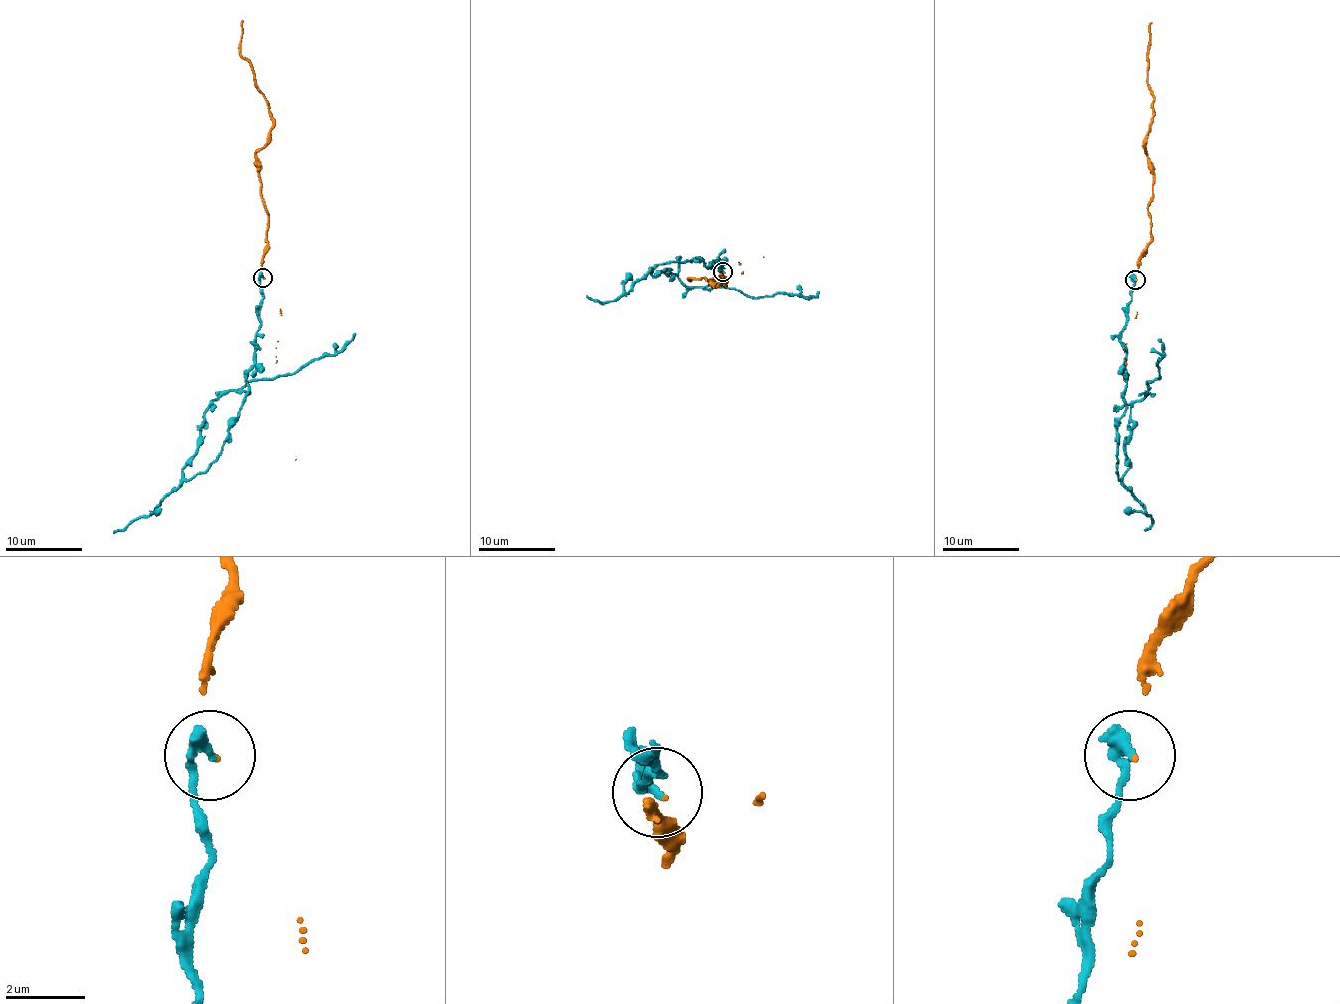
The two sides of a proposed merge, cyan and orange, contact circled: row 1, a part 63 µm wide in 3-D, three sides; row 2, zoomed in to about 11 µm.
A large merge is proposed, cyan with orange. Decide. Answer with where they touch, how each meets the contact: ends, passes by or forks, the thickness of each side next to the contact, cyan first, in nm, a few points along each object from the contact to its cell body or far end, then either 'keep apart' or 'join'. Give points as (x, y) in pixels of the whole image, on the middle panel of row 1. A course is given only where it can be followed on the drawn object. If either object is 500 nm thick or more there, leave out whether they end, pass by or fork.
(722, 271) | cyan ends | orange ends | 340/30 nm | cyan via (722, 271), (719, 259), (695, 260), (659, 264), (653, 275), (750, 297), (819, 292) | orange via (724, 273), (725, 285), (720, 282), (715, 287), (712, 279), (726, 281), (717, 285), (707, 279), (688, 279) | keep apart

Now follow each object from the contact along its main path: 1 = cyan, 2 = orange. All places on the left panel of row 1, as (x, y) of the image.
1: (262, 277), (255, 366), (240, 414), (221, 454), (186, 479), (210, 402), (336, 355), (355, 334)
2: (264, 277), (267, 228), (256, 155), (269, 138), (273, 117), (252, 65), (240, 54), (240, 21)

